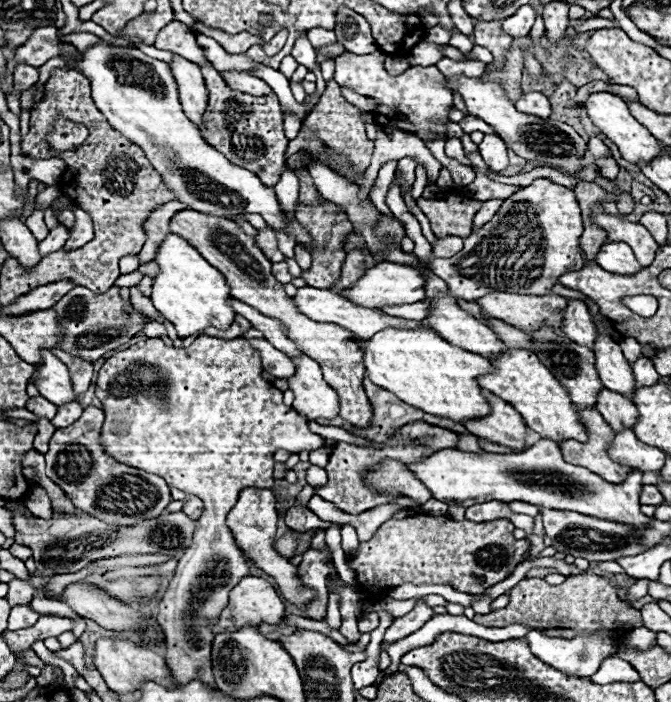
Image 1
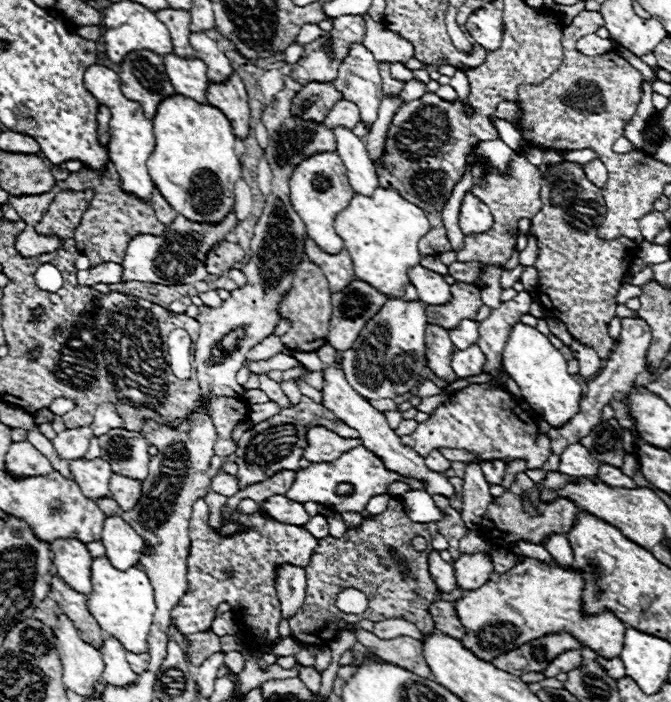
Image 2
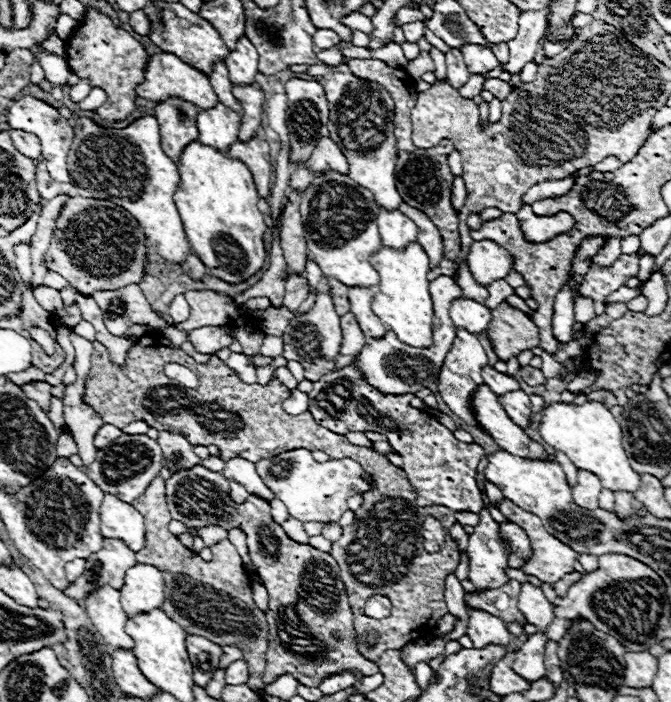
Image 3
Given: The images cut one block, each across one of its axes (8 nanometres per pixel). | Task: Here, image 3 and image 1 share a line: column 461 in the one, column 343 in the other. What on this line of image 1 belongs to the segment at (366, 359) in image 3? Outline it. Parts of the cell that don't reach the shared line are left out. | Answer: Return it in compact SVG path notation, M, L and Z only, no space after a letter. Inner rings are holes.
M380 262L366 270L366 274L352 284L352 288L342 290L342 296L350 302L356 302L360 306L368 306L370 310L382 310L384 306L396 306L396 304L414 304L424 298L424 280L420 276L420 270L410 266L400 266L394 262Z

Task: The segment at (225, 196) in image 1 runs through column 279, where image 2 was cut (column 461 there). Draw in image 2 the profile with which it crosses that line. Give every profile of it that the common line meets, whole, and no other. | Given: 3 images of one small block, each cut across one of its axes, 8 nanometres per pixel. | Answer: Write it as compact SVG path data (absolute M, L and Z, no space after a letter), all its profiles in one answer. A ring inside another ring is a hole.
M466 192L462 204L458 222L464 234L468 232L486 232L492 228L492 214L484 202L480 202L472 192Z

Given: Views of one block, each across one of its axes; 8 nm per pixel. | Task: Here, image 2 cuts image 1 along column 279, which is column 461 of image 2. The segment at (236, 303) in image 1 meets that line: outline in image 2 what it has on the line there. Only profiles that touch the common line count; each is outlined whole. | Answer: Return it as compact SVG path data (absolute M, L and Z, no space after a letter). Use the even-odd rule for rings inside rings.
M462 320L456 328L448 330L448 334L450 334L450 340L452 340L454 348L464 350L464 348L468 348L470 344L474 344L478 340L478 322Z

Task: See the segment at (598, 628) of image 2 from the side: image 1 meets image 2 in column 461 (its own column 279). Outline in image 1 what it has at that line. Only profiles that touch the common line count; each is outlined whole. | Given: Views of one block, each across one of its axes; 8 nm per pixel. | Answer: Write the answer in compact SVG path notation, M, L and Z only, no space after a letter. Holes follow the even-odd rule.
M246 576L230 590L228 606L220 612L218 622L210 626L210 630L238 630L244 622L252 622L258 626L260 622L278 624L286 614L286 606L278 598L272 584L262 578Z

